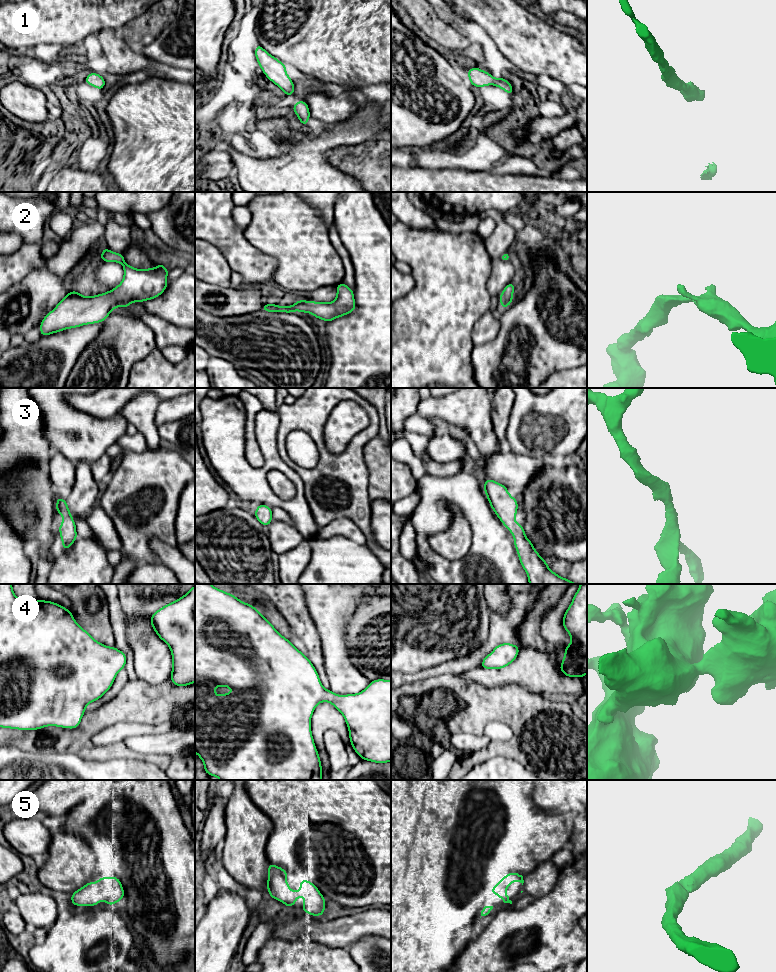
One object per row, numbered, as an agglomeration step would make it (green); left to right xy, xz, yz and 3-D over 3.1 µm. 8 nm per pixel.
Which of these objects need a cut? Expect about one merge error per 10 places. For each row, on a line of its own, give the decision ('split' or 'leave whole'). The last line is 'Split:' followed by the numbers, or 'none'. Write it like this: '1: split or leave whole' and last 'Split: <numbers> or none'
1: leave whole
2: leave whole
3: leave whole
4: leave whole
5: leave whole
Split: none

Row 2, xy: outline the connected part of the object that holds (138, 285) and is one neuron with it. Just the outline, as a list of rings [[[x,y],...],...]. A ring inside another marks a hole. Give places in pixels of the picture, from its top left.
[[[107,247],[100,254],[103,262],[118,262],[123,266],[124,277],[122,282],[111,291],[95,296],[85,297],[78,291],[70,291],[50,311],[40,323],[40,335],[47,336],[52,333],[61,332],[65,329],[77,328],[79,326],[104,322],[108,315],[118,306],[128,308],[132,302],[144,302],[159,297],[168,287],[167,276],[169,270],[158,262],[157,268],[136,269],[125,262],[122,253],[115,253]]]

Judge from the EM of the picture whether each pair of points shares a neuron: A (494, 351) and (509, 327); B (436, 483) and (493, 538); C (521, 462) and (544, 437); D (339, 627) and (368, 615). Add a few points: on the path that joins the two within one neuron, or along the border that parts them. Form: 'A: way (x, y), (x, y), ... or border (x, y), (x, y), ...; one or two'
A: way (500, 345), (509, 336), (509, 333); one
B: way (452, 490), (483, 522); one
C: border (509, 450), (516, 454), (530, 455), (546, 460); two
D: border (346, 627), (345, 643), (348, 650); two

